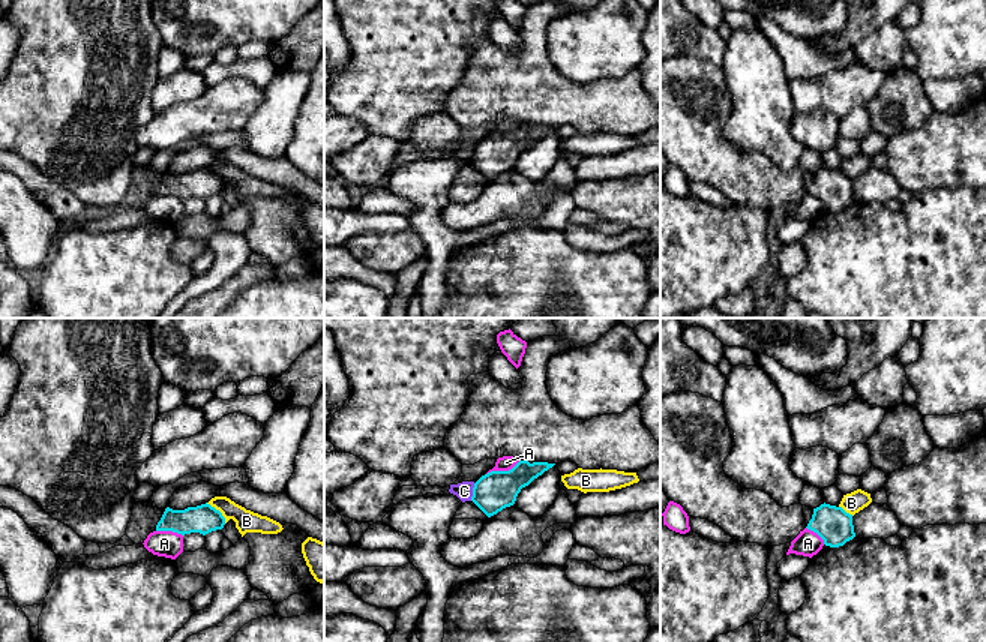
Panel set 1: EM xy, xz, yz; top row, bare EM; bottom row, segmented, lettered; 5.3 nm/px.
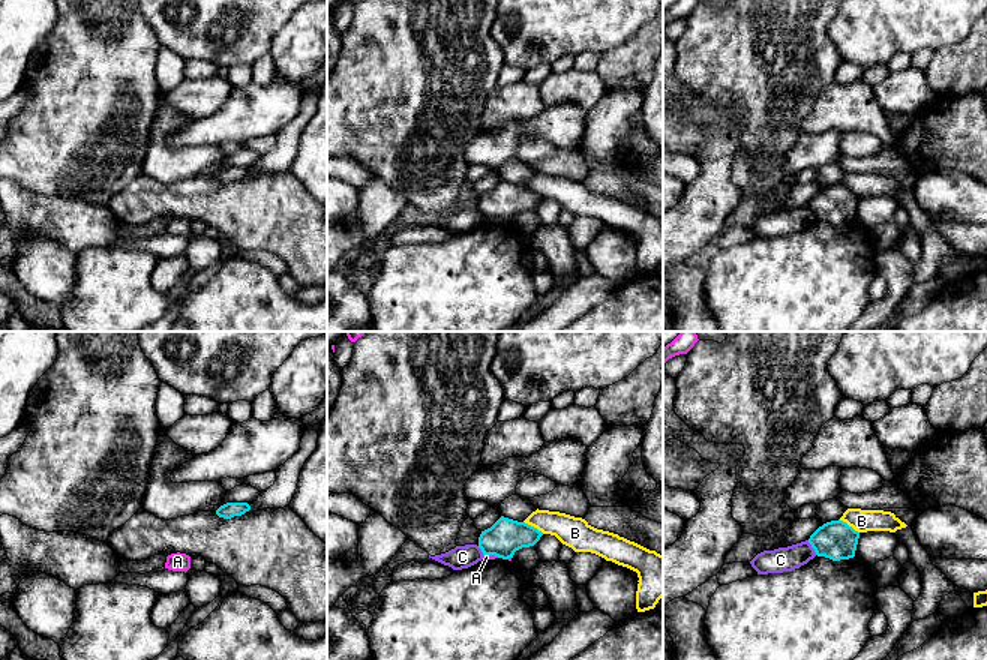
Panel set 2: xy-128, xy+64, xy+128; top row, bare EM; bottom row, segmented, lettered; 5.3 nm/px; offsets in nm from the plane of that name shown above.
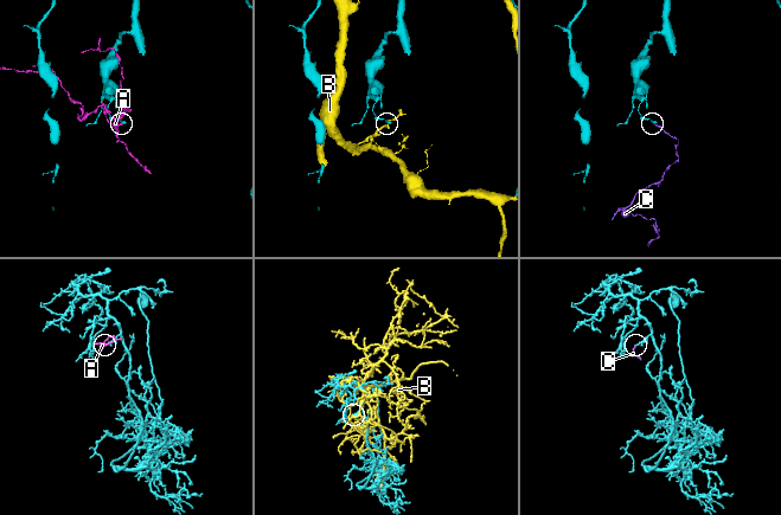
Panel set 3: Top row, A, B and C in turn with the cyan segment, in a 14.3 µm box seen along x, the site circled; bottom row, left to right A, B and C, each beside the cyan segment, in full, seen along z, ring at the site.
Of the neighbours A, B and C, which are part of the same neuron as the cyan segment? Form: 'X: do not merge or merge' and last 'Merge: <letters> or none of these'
A: do not merge
B: do not merge
C: do not merge
Merge: none of these

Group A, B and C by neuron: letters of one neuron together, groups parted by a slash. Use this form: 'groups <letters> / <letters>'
groups A / B / C

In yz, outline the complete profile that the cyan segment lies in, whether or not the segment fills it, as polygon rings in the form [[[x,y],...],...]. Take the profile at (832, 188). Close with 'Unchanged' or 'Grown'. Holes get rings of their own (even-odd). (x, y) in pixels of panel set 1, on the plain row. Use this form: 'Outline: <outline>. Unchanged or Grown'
Outline: [[[821,168],[813,172],[812,183],[807,194],[816,196],[825,210],[839,212],[855,201],[852,178],[846,177],[842,171]]]. Unchanged

